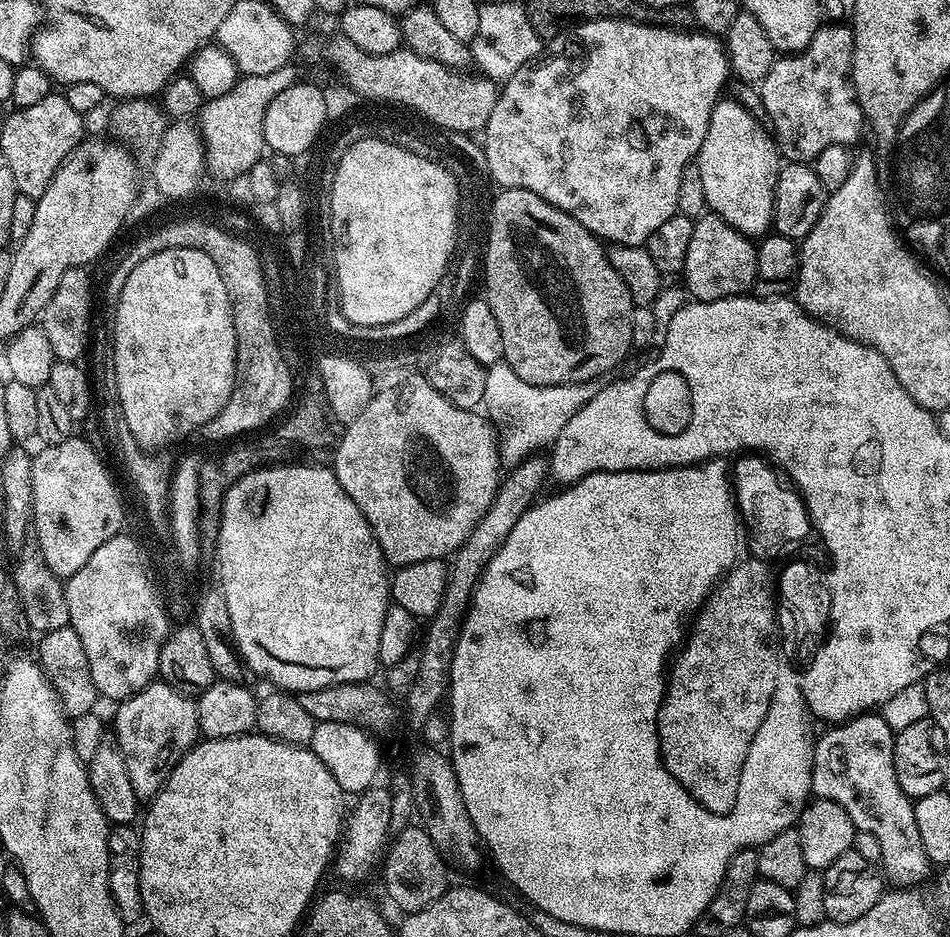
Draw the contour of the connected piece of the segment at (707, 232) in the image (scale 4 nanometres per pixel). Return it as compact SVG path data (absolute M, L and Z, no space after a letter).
M705 214L691 225L682 249L684 284L689 297L701 300L721 300L727 296L747 293L756 282L756 244L730 227L715 214Z

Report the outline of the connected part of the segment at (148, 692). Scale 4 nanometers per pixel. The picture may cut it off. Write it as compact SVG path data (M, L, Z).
M153 682L141 692L135 692L119 701L116 708L116 737L119 748L130 774L130 786L141 802L151 801L168 780L177 762L198 740L198 718L196 701L176 692L166 683Z

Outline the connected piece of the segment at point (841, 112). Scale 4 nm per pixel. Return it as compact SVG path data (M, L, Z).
M828 22L817 28L806 48L795 54L780 54L770 74L758 85L763 115L768 115L771 135L779 155L788 162L812 162L826 146L852 146L866 128L864 111L856 100L852 84L852 30L844 22Z

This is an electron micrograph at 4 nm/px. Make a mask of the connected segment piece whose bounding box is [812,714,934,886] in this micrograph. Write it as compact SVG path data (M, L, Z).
M861 714L839 724L831 725L829 732L819 733L812 750L812 790L821 800L833 800L850 814L857 832L874 834L880 847L879 867L892 886L920 886L934 868L932 860L922 846L918 835L918 822L914 822L913 797L907 796L898 786L898 774L894 774L894 742L896 737L886 726L883 715Z

